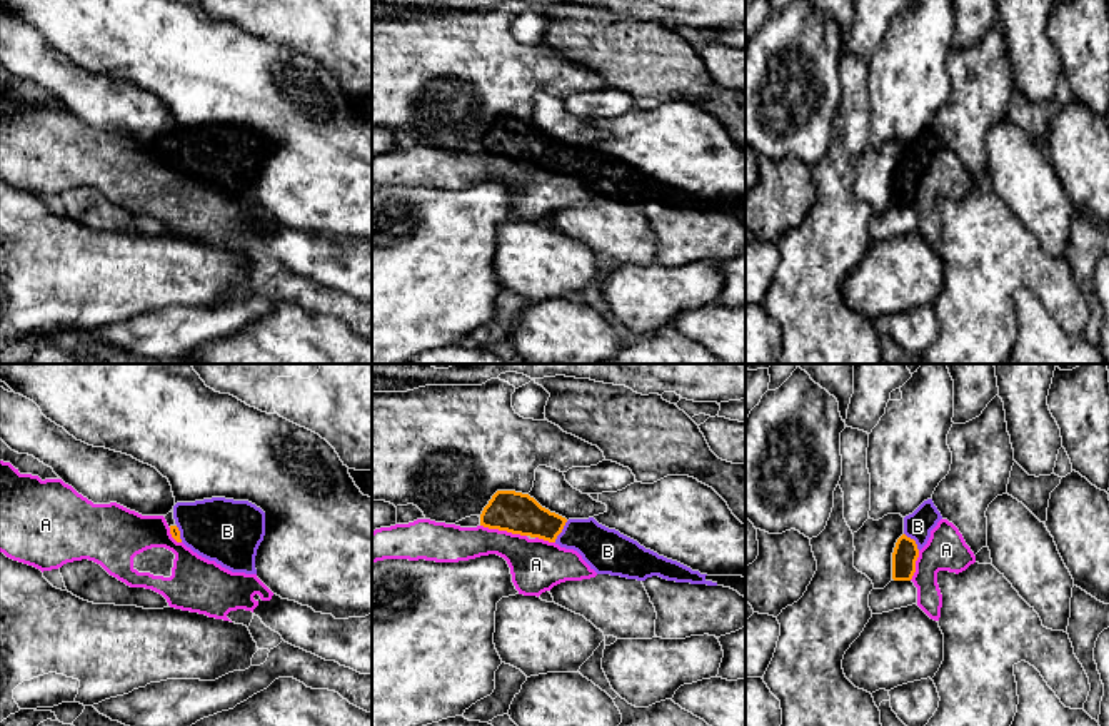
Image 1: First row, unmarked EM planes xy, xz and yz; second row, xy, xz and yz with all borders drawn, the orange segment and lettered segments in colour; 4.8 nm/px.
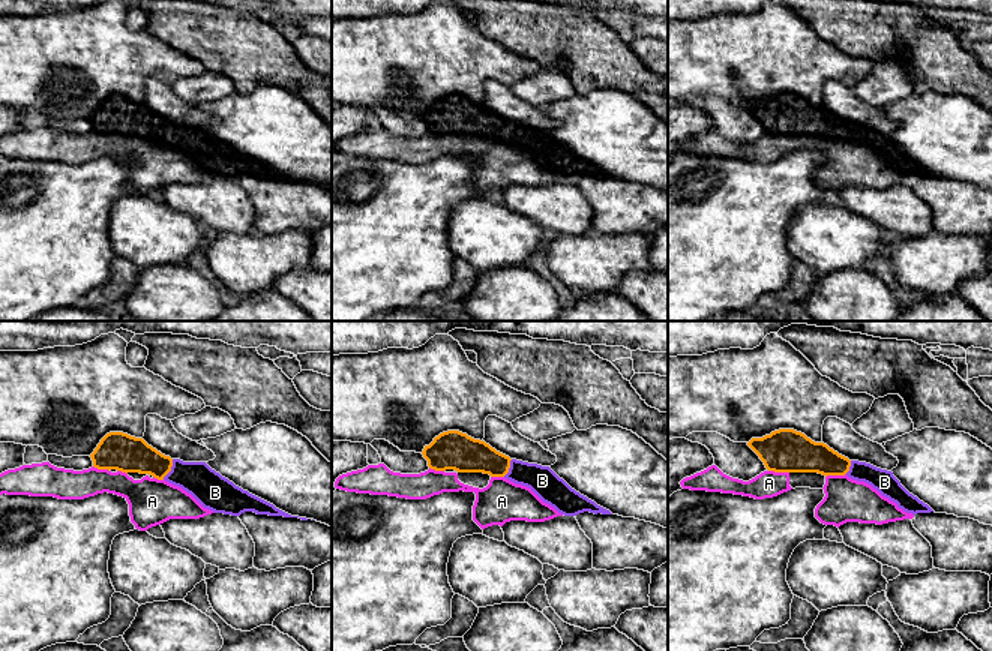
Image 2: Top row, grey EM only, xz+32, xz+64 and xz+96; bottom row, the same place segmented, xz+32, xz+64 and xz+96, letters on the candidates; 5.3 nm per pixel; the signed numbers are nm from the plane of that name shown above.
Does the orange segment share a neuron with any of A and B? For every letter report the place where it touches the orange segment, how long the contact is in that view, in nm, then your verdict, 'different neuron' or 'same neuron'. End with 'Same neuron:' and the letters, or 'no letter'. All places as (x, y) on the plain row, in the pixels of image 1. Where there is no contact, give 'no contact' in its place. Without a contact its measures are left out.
A: meets orange in xz at (504, 156); contact 240 nm long; different neuron
B: meets orange in xz at (561, 157); contact 120 nm long; same neuron
Same neuron: B

